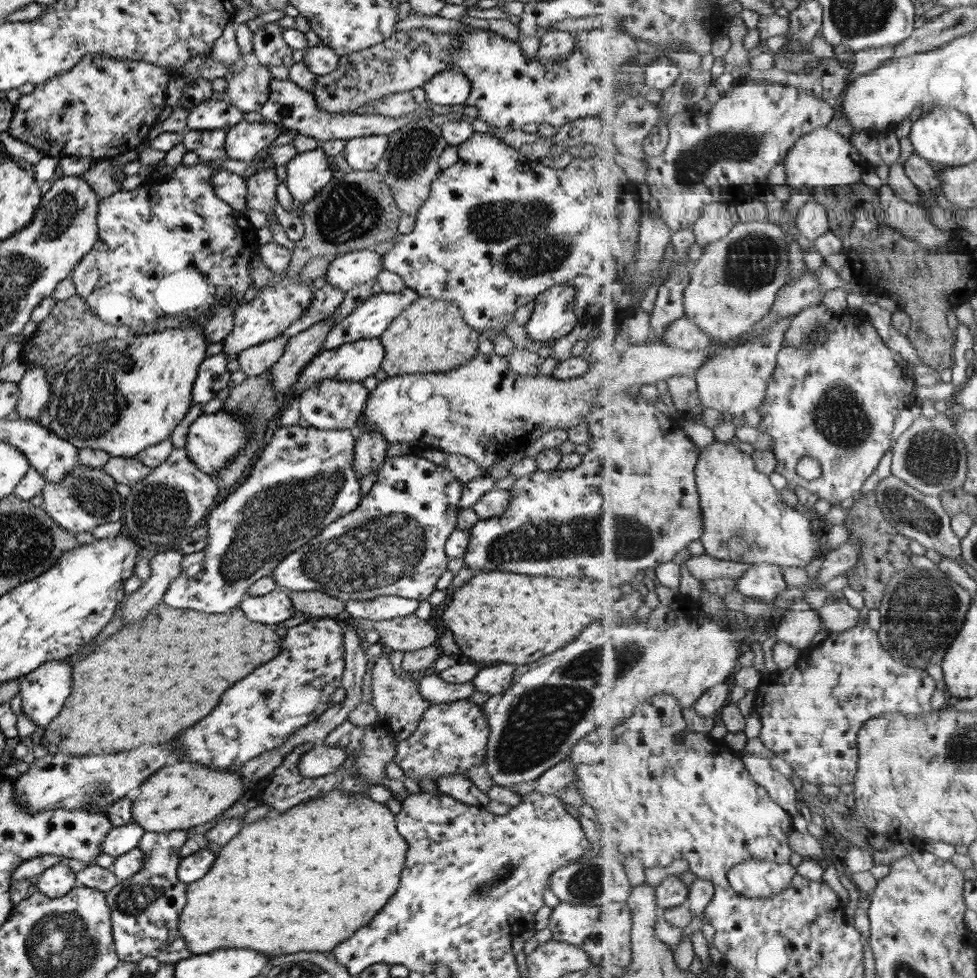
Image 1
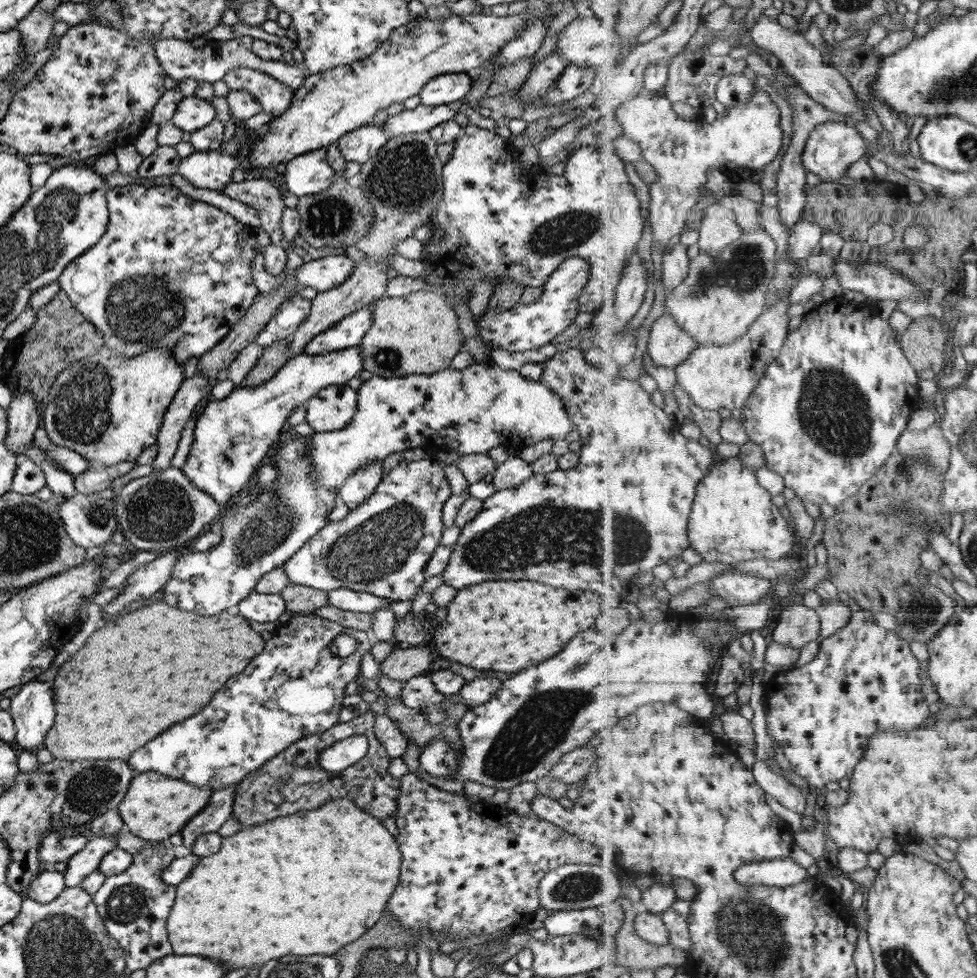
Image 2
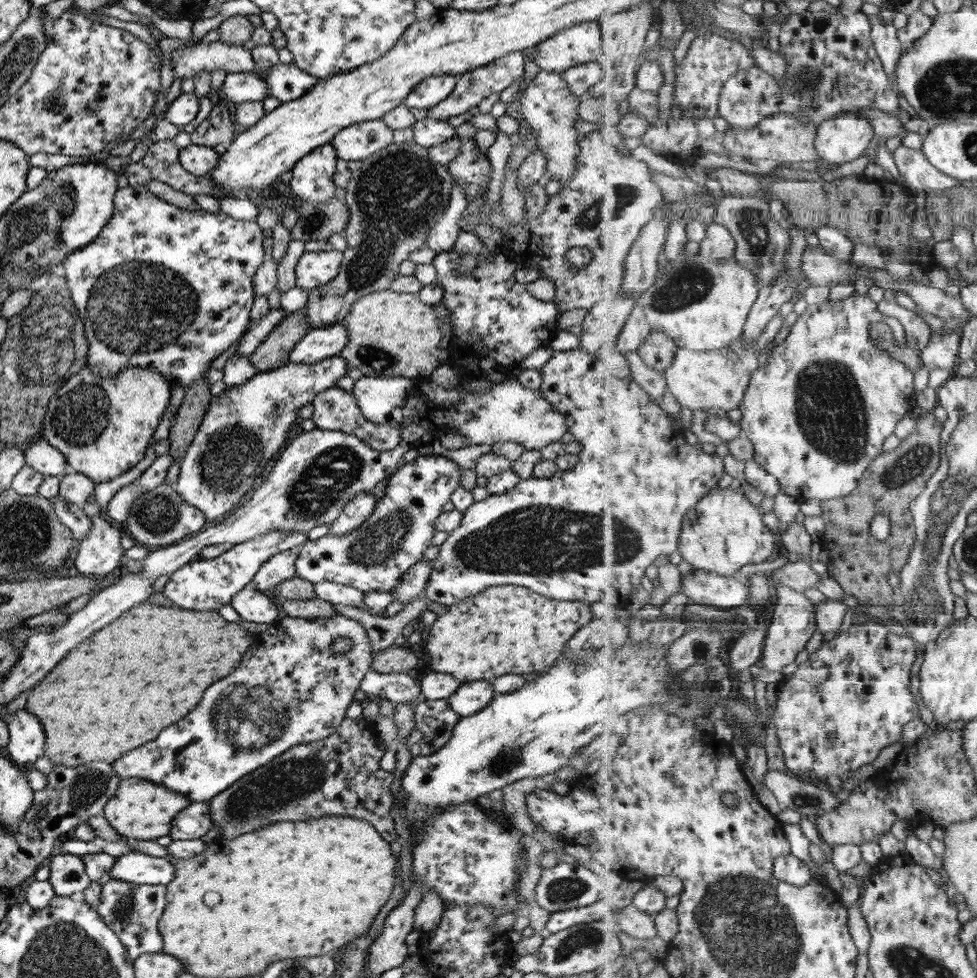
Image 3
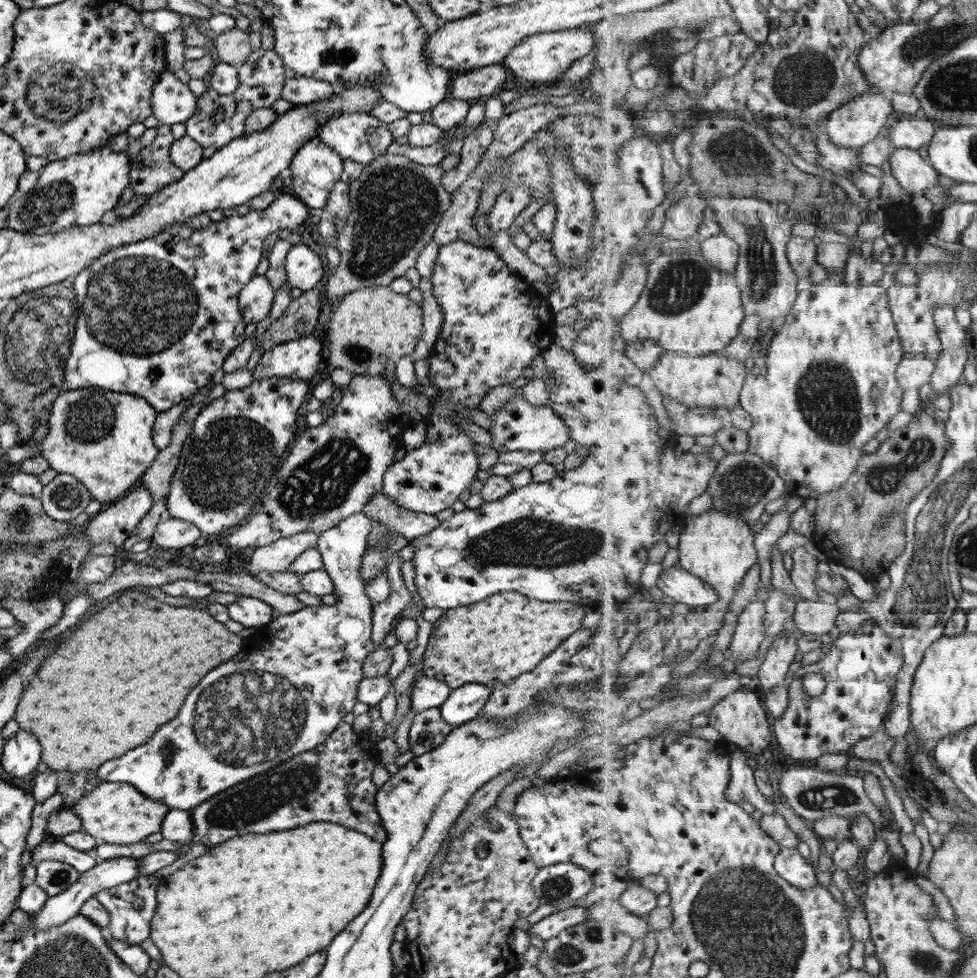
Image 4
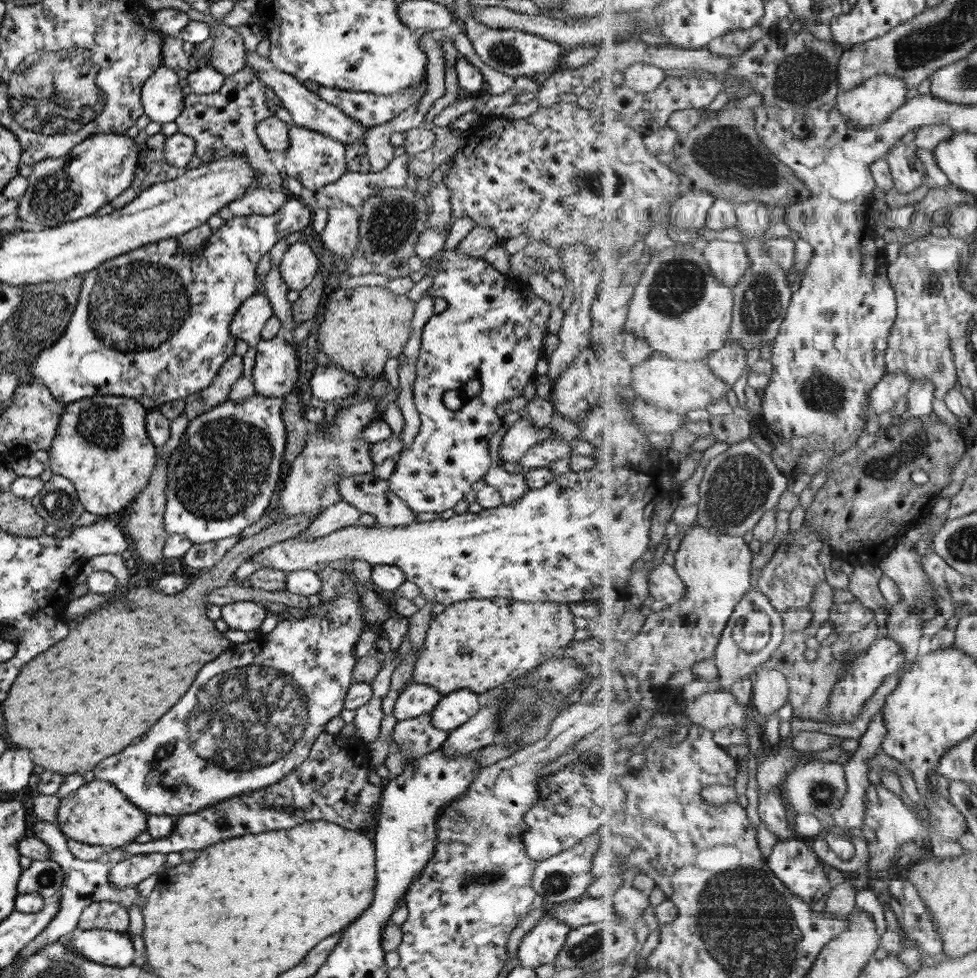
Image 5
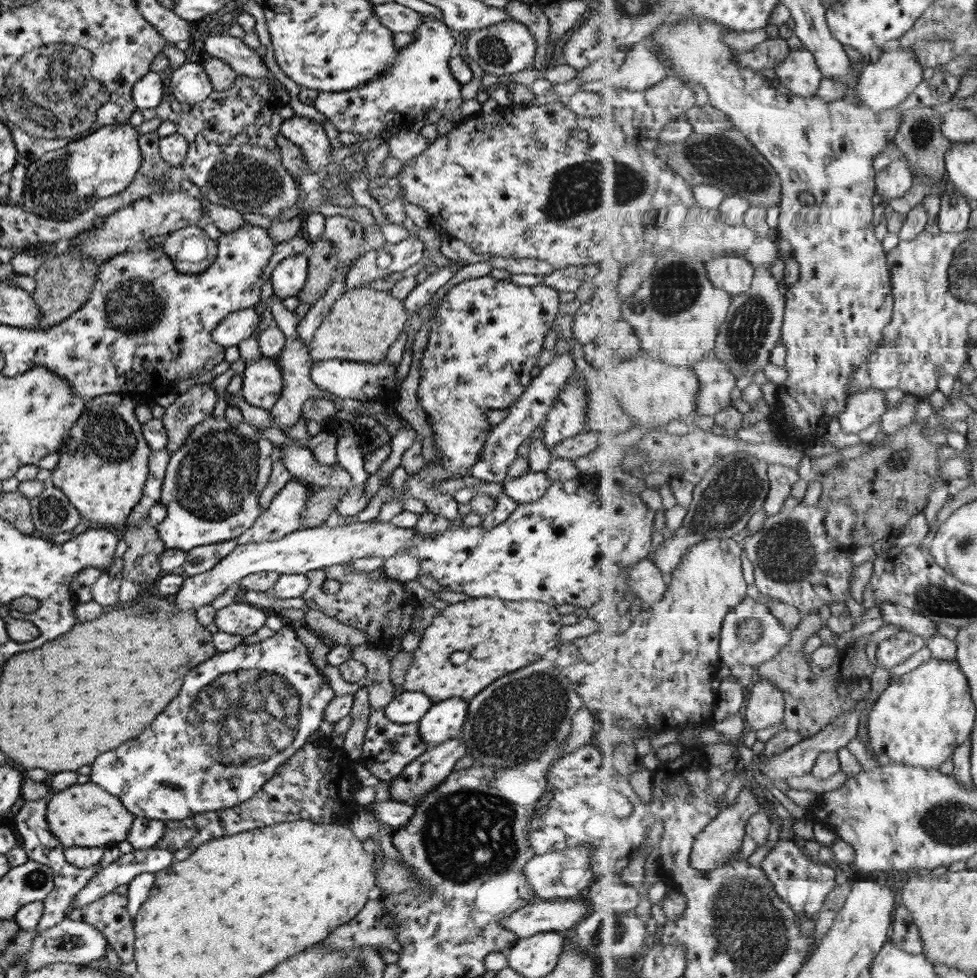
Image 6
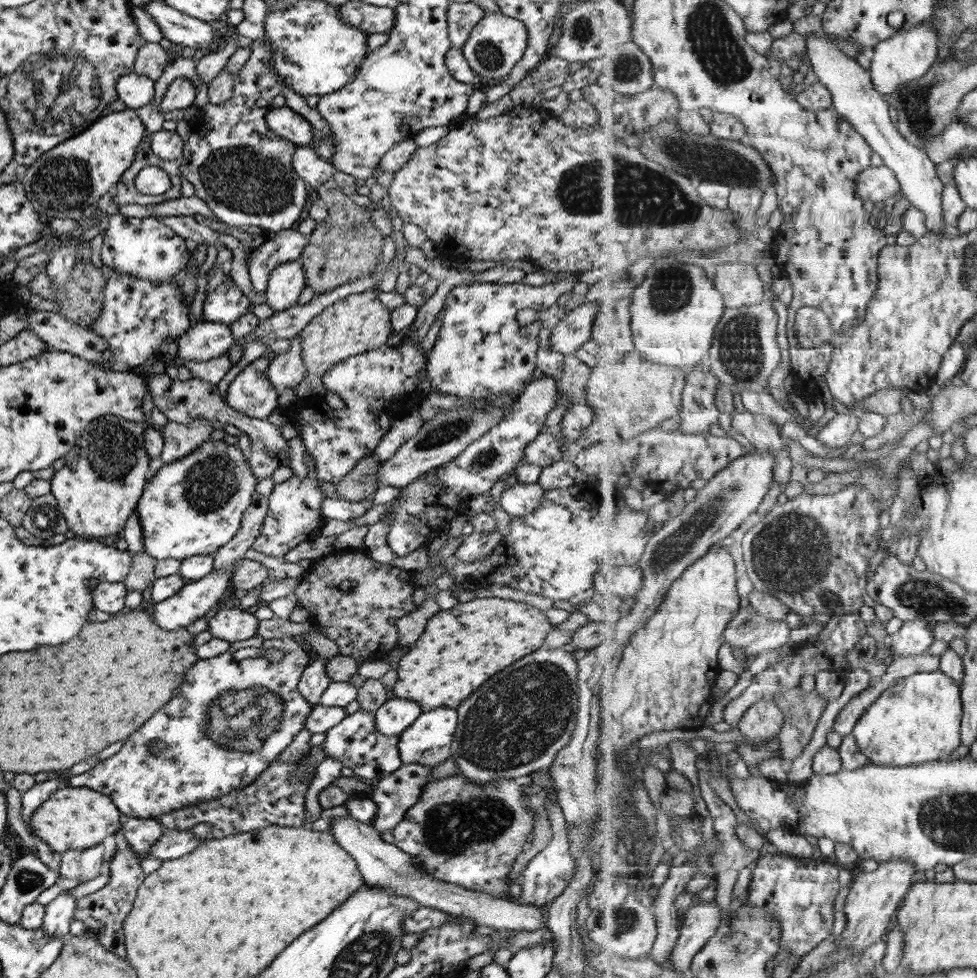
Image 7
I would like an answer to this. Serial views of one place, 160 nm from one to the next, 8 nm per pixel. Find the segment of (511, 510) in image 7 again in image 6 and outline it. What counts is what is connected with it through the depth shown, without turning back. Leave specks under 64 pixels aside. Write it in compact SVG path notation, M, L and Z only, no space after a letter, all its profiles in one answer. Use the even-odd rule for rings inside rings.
M528 472L501 483L502 490L517 505L537 500L550 485L551 481L544 472Z

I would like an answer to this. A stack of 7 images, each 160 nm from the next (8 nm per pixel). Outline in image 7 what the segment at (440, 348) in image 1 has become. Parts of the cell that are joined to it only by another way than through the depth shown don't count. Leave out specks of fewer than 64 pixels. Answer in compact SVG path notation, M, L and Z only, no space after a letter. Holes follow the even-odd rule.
M367 290L336 300L310 318L298 332L301 360L306 372L303 380L294 388L296 397L312 400L316 396L324 396L327 390L321 380L328 368L350 356L386 346L387 337L391 336L390 312L379 302L373 290Z

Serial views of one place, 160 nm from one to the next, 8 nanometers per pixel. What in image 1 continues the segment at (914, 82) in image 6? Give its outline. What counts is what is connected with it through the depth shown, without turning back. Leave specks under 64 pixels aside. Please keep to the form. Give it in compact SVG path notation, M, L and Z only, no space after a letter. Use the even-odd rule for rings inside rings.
M833 126L819 128L803 136L788 152L785 158L785 174L787 186L793 188L838 187L861 182L863 160L855 148L852 139L845 138Z

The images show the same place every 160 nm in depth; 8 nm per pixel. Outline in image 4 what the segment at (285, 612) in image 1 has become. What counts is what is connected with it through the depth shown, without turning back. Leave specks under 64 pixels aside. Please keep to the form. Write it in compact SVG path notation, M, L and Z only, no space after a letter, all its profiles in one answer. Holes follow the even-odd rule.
M241 596L226 607L229 619L242 624L244 628L257 629L272 620L272 609L262 601L249 596Z

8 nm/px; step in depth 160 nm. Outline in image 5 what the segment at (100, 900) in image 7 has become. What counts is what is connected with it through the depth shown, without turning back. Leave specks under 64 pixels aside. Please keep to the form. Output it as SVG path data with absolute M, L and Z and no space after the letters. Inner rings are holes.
M99 901L88 904L78 918L76 928L81 930L101 929L126 933L127 912L117 903Z

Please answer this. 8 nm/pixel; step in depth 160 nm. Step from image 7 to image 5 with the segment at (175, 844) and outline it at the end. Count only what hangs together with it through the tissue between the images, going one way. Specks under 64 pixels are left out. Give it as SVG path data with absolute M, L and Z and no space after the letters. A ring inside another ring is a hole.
M161 853L127 856L108 870L108 881L117 888L136 886L150 874L155 874L164 861L165 855Z

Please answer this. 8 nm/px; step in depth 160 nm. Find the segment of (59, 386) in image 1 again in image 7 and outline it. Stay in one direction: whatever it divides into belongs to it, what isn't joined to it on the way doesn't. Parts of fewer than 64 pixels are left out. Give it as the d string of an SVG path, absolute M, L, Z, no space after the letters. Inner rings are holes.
M104 414L103 416L99 415L95 420L92 420L89 424L85 425L85 428L82 430L82 433L77 438L76 443L69 449L69 452L64 456L63 466L56 470L51 478L48 480L50 484L50 493L55 498L57 503L57 508L61 511L63 518L68 528L68 535L71 535L75 538L83 540L97 540L105 537L106 535L118 536L121 533L122 528L124 527L125 521L129 518L129 515L136 510L136 504L143 490L144 484L146 483L147 475L149 474L148 466L150 458L147 456L147 453L144 449L144 442L142 437L142 432L146 429L146 424L144 422L134 423L129 422L128 420L123 420L118 416L113 416L112 414Z

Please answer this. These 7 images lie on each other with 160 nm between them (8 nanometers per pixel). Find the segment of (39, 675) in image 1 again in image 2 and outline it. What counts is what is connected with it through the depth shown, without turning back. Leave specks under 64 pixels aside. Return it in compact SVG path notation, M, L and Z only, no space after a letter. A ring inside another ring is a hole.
M37 680L23 684L10 698L8 713L13 721L17 746L30 752L39 749L55 716L51 688Z

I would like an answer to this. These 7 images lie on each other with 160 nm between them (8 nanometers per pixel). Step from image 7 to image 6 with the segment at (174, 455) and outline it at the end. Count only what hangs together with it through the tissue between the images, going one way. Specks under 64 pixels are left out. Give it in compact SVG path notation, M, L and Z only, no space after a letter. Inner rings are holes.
M196 384L187 389L187 391L178 394L177 398L170 404L160 418L163 428L166 432L166 445L164 450L170 455L179 448L183 441L186 440L188 432L200 422L207 420L217 402L217 394L207 384Z

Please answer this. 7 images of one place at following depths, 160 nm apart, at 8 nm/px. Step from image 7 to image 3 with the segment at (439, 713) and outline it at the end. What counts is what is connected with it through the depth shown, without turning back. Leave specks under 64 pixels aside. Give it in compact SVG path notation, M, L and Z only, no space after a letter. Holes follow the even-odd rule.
M473 680L461 683L461 686L450 694L446 701L449 708L460 717L471 716L485 708L495 693L489 681Z

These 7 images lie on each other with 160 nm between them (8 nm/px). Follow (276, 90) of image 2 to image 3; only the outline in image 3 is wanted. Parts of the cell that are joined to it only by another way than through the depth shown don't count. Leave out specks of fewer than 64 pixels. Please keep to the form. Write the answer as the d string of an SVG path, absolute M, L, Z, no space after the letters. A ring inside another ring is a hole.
M253 73L226 74L221 95L235 105L246 101L265 100L269 96L268 86Z

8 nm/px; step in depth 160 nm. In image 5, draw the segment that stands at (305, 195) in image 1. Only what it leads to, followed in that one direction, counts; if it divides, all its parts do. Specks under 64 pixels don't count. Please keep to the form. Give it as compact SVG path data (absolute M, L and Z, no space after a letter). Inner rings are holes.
M289 124L288 144L283 160L285 176L298 180L305 188L318 191L319 188L337 180L345 173L345 159L343 159L344 145L329 136L313 132L307 128Z

